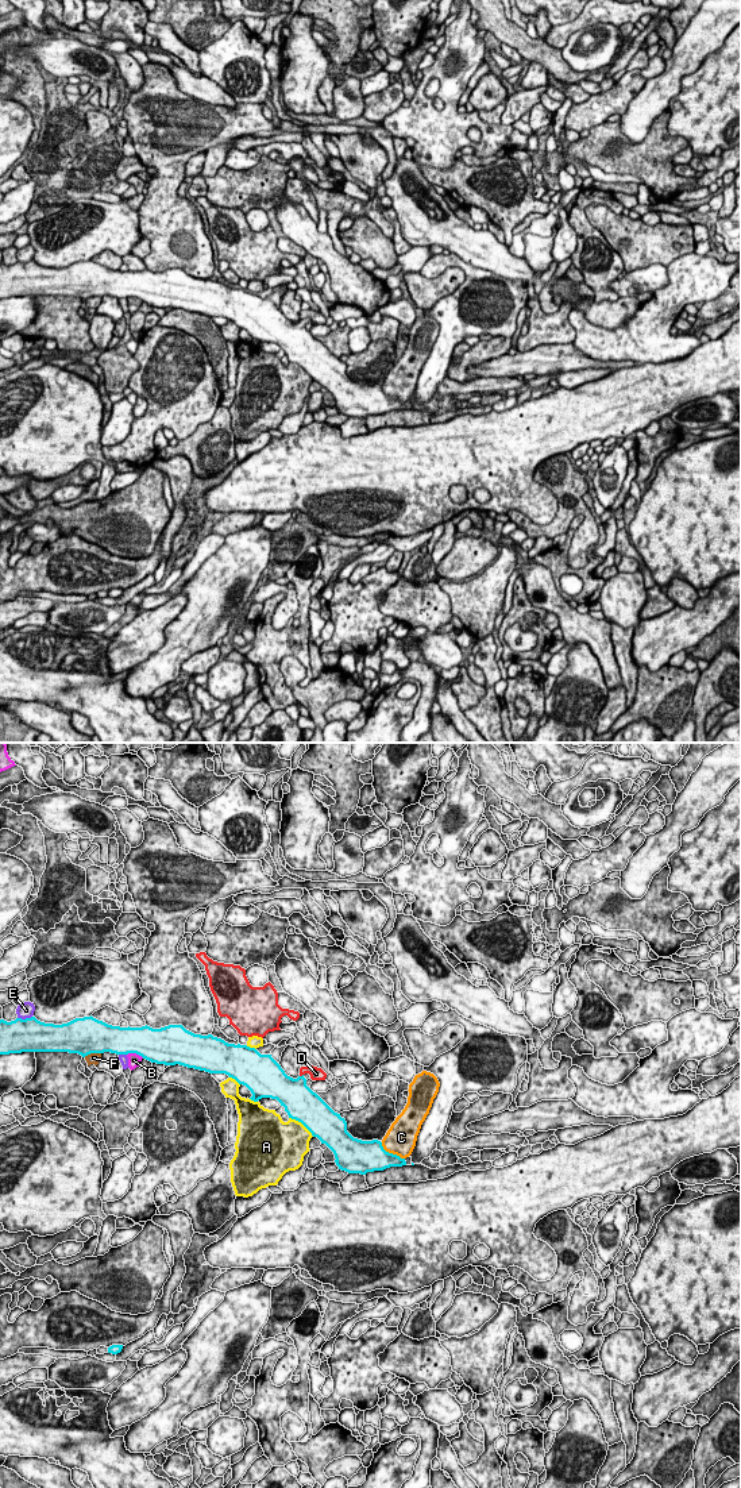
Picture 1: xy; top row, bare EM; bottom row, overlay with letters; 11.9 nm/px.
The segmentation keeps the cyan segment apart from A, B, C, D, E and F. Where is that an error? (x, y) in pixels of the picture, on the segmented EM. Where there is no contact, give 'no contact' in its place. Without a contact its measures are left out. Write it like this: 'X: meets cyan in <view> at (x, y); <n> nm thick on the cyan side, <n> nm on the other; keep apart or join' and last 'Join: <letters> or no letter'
A: meets cyan in xy at (301, 1122); 400 nm thick on the cyan side, 440 nm on the other; keep apart
B: meets cyan in xy at (135, 1052); 380 nm thick on the cyan side, 160 nm on the other; keep apart
C: meets cyan in xy at (392, 1153); 340 nm thick on the cyan side, 360 nm on the other; keep apart
D: meets cyan in xy at (303, 1075); 360 nm thick on the cyan side, 160 nm on the other; keep apart
E: meets cyan in xy at (26, 1018); 400 nm thick on the cyan side, 190 nm on the other; keep apart
F: meets cyan in xy at (92, 1052); 440 nm thick on the cyan side, 130 nm on the other; keep apart
Join: no letter

